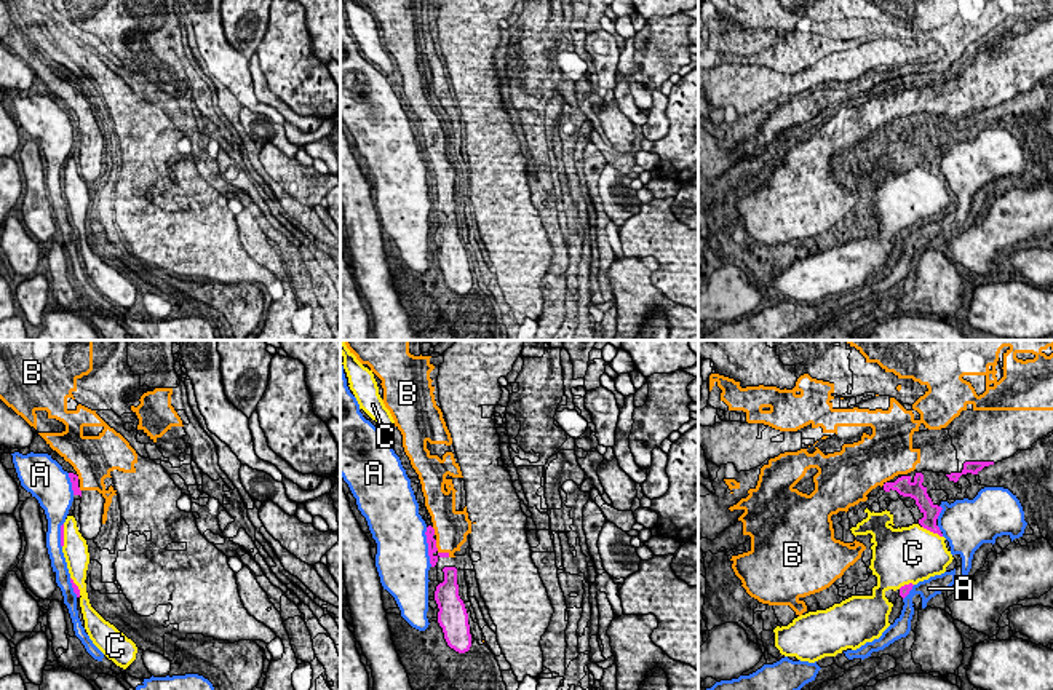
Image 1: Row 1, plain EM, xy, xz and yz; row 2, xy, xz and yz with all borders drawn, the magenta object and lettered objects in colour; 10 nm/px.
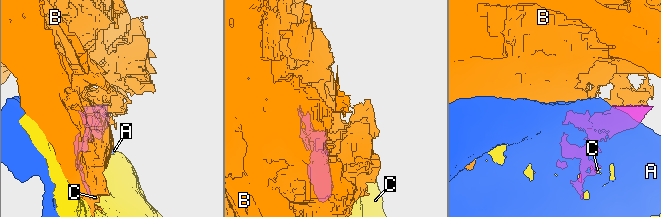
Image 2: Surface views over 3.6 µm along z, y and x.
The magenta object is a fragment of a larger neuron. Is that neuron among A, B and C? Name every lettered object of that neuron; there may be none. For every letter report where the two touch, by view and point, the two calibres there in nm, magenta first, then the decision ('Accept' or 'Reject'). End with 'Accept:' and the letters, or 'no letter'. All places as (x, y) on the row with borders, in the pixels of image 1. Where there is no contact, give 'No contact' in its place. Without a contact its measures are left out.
A: Touches magenta at xz (429, 547). Thickness 100 nm (magenta) against 480 nm. Reject
B: Touches magenta at xz (440, 553). Thickness 100 nm (magenta) against 320 nm. Accept
C: Touches magenta at yz (932, 531). Thickness 160 nm (magenta) against 480 nm. Reject
Accept: B

